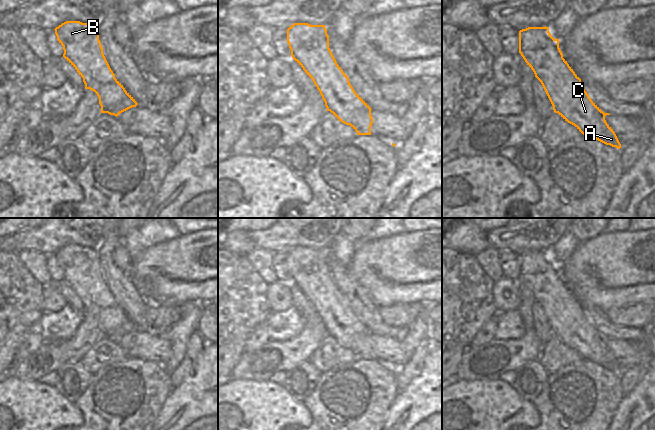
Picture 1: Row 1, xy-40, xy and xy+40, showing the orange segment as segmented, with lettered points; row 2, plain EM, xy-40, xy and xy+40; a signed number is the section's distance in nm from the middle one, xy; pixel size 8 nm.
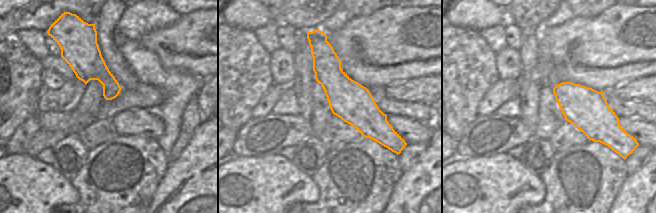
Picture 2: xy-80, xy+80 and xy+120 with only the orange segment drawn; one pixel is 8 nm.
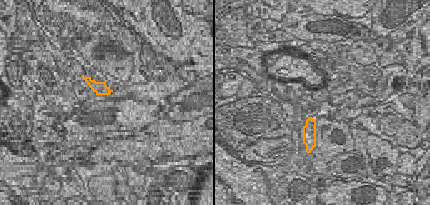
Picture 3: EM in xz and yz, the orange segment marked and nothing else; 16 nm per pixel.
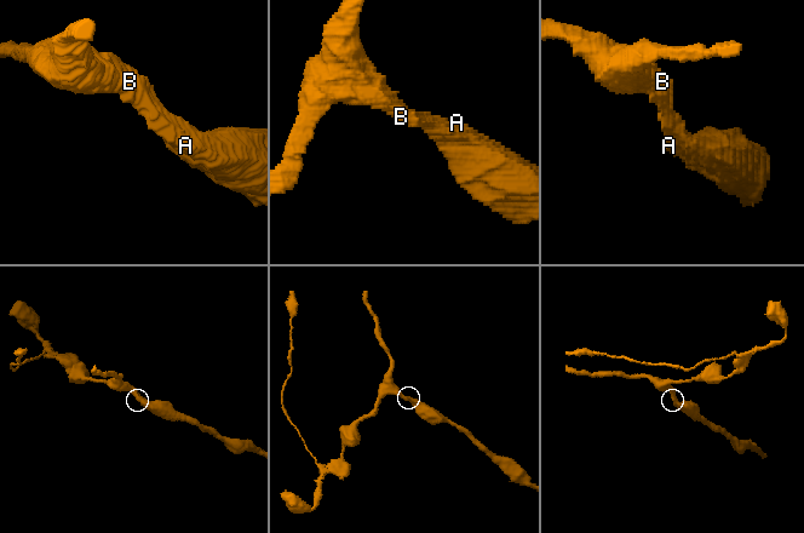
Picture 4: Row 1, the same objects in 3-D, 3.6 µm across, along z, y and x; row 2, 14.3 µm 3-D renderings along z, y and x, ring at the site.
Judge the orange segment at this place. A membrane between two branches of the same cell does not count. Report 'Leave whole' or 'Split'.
Leave whole

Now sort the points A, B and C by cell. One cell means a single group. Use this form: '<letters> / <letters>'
A B C

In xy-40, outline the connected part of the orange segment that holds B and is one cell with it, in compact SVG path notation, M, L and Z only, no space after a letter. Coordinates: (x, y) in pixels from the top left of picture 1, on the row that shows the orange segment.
M66 21L56 27L57 40L63 46L63 57L77 70L83 78L85 89L94 91L101 106L101 113L118 116L120 113L136 107L138 103L115 78L104 54L97 27L80 21Z

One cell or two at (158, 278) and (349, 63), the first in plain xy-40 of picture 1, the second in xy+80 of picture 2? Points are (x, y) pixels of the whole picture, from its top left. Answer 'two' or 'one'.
one

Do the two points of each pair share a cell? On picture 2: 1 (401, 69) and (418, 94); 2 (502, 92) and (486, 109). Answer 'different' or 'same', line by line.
1: different
2: same

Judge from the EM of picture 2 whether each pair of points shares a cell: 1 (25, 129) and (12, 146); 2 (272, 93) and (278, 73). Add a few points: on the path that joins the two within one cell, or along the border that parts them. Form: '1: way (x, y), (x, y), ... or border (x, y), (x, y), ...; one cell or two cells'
1: way (23, 133), (16, 142); one cell
2: border (273, 83), (286, 86); two cells

